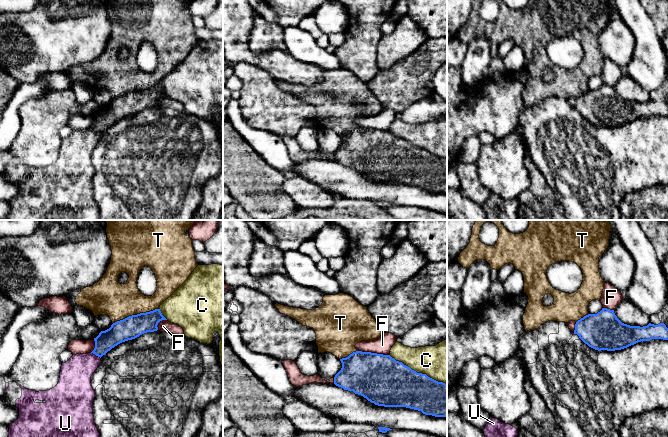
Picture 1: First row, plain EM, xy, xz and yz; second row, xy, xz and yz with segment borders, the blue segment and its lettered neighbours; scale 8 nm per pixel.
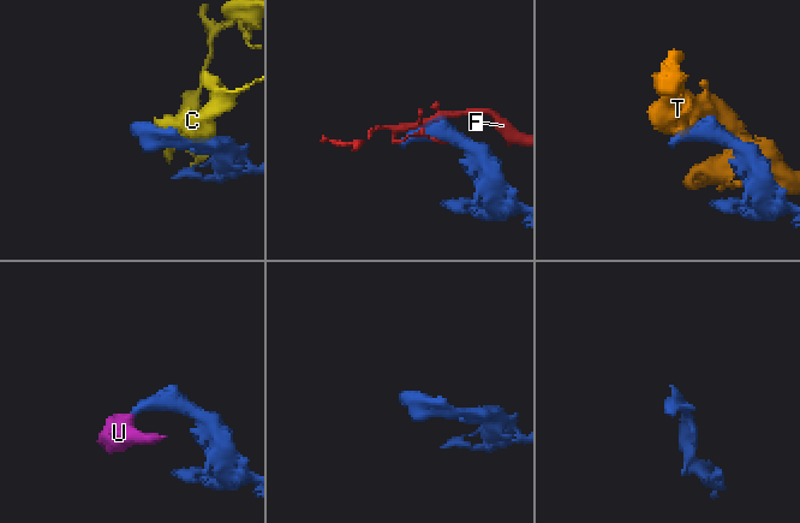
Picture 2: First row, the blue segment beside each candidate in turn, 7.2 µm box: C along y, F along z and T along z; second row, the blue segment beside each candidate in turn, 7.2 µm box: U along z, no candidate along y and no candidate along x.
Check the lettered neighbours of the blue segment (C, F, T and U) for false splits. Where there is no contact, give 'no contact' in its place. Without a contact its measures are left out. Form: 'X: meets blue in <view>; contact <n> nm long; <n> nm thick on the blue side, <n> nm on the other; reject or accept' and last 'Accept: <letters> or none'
C: meets blue in xz; contact 500 nm long; 380 nm thick on the blue side, 320 nm on the other; reject
F: meets blue in xz; contact 240 nm long; 400 nm thick on the blue side, 140 nm on the other; reject
T: meets blue in xy; contact 400 nm long; 180 nm thick on the blue side, 280 nm on the other; reject
U: meets blue in xy; contact 90 nm long; 160 nm thick on the blue side, 260 nm on the other; reject
Accept: none

